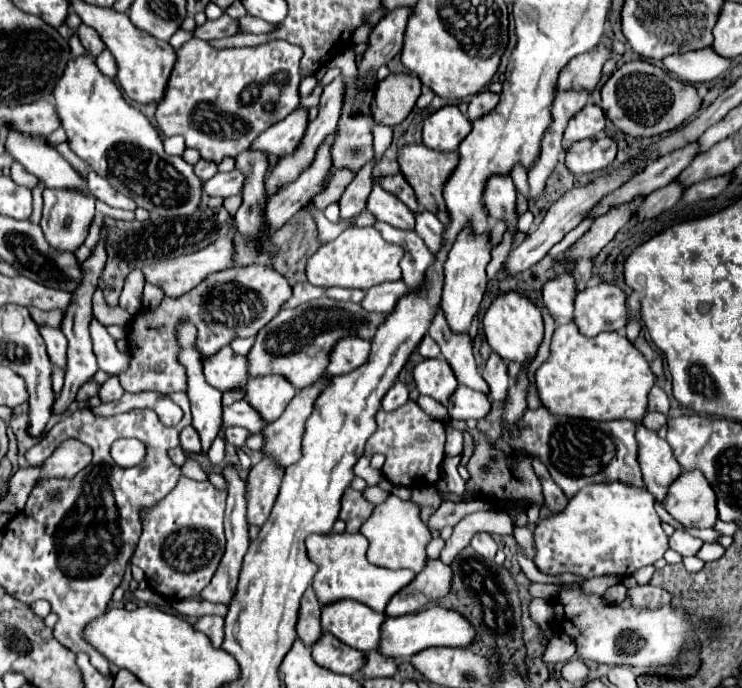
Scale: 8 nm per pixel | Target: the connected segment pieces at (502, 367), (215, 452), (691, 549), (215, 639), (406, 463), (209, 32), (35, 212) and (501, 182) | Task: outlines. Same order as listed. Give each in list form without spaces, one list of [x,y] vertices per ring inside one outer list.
[[[490,354],[484,370],[482,370],[482,378],[488,382],[490,386],[490,398],[492,402],[504,402],[504,396],[508,396],[508,388],[510,388],[510,380],[508,380],[508,370],[504,360],[498,354]]]
[[[217,437],[208,452],[208,458],[212,463],[212,468],[224,459],[224,455],[225,440],[223,437]]]
[[[676,530],[670,538],[670,548],[676,550],[680,556],[696,556],[698,550],[702,548],[702,540],[698,538],[692,538],[690,534],[686,532],[680,532]]]
[[[202,616],[202,618],[196,620],[194,628],[204,632],[210,638],[214,648],[222,646],[222,640],[224,640],[224,618],[220,618],[220,616]]]
[[[408,400],[404,406],[392,412],[380,410],[376,414],[376,432],[368,438],[366,444],[366,456],[372,454],[384,454],[384,476],[398,486],[412,488],[414,476],[416,476],[416,488],[424,484],[436,484],[440,480],[440,464],[444,460],[444,424],[438,420],[432,420],[416,402]]]
[[[222,14],[218,20],[208,20],[204,26],[198,26],[194,30],[196,38],[212,40],[212,38],[228,38],[240,34],[240,22],[232,20],[228,14]]]
[[[42,182],[32,190],[32,216],[28,218],[30,222],[38,222],[40,220],[40,214],[42,214],[42,190],[44,190]]]
[[[492,176],[484,188],[484,206],[490,218],[506,220],[508,228],[516,224],[516,188],[510,176]]]

